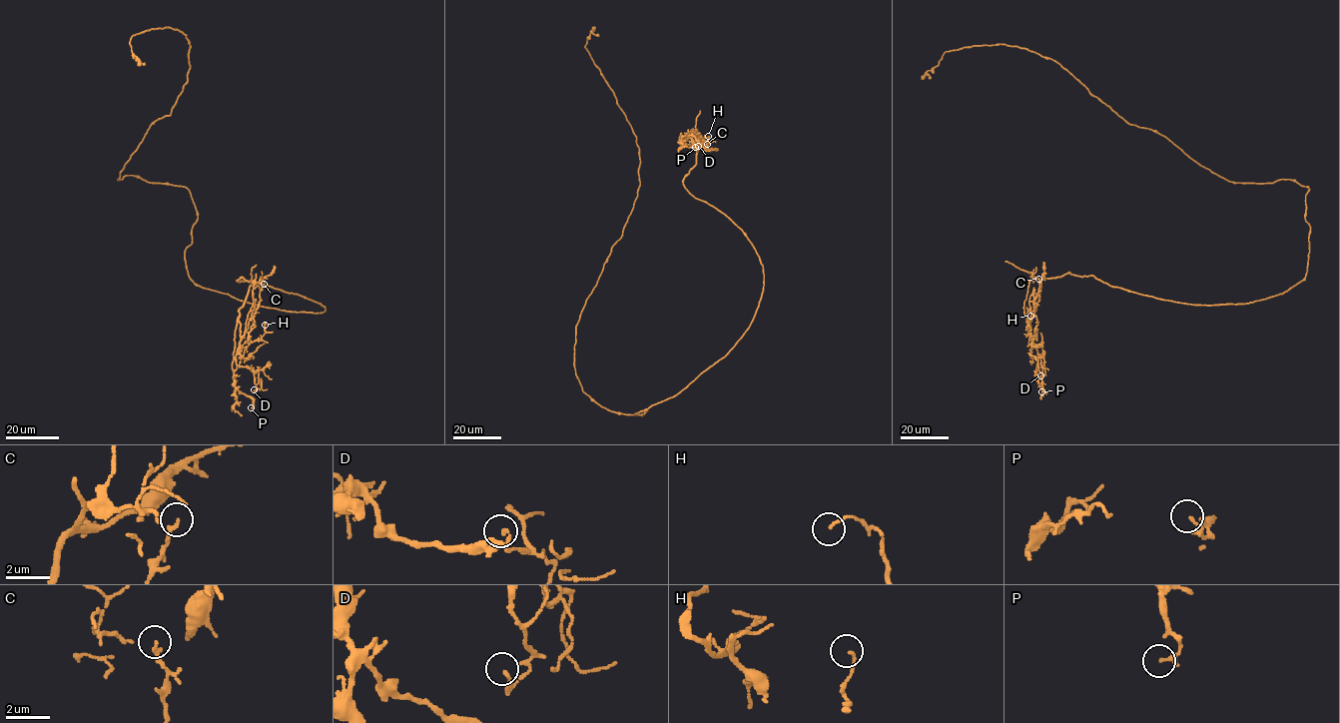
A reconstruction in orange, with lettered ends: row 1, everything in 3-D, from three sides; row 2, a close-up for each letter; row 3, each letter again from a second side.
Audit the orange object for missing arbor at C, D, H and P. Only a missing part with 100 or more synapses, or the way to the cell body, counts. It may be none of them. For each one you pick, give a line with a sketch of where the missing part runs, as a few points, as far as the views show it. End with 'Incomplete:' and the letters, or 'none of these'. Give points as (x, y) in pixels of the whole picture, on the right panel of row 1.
Incomplete: none of these

